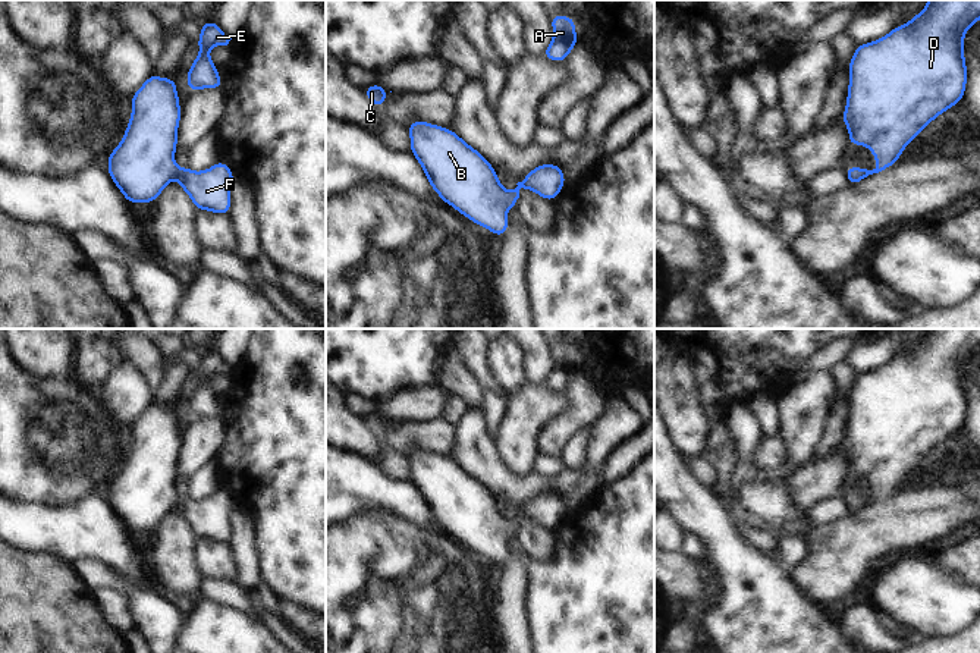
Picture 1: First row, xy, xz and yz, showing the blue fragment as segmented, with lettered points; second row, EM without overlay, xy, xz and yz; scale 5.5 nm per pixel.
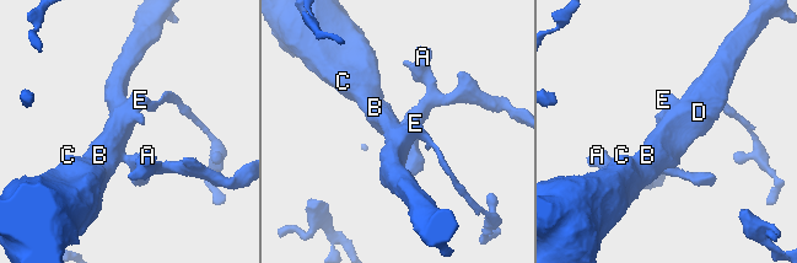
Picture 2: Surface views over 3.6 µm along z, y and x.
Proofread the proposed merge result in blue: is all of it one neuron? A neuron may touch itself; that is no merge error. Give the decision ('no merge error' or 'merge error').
no merge error

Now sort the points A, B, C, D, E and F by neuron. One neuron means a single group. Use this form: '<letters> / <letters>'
A B C D E F

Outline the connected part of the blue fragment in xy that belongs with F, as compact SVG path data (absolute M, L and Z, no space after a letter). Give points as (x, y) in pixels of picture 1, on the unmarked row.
M153 401L131 431L132 443L125 464L107 486L107 502L128 531L156 531L178 505L179 515L197 539L229 543L235 503L224 490L200 502L175 493L182 442L175 405L158 406Z

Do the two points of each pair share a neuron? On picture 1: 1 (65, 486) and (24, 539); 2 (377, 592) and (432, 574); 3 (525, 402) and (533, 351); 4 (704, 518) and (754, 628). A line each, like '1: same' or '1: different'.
1: different
2: same
3: different
4: same

